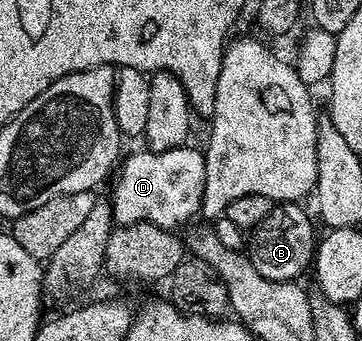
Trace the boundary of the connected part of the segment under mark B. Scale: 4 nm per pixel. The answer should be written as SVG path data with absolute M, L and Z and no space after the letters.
M295 202L272 205L269 216L265 216L265 220L261 220L261 224L250 231L251 243L245 247L245 253L261 276L278 282L293 282L302 279L306 270L308 273L315 257L317 233L310 216L301 207Z

